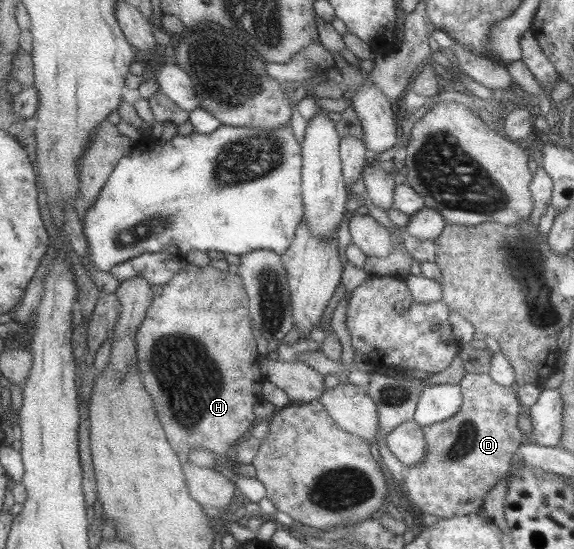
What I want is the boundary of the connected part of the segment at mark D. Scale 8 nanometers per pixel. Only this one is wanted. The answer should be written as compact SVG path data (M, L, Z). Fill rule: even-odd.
M465 373L458 386L462 396L458 412L445 421L421 427L426 441L426 454L422 456L422 460L408 466L407 476L403 479L402 489L411 501L410 505L418 507L424 515L434 515L438 519L462 516L482 508L486 492L500 478L507 479L512 472L510 459L522 438L517 424L522 406L518 403L514 388L500 386L490 379L488 373Z

